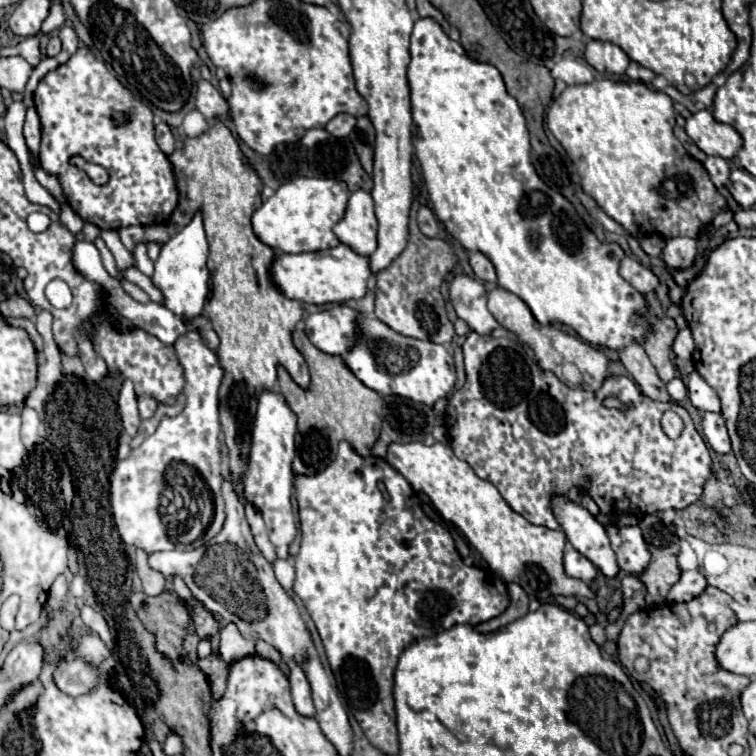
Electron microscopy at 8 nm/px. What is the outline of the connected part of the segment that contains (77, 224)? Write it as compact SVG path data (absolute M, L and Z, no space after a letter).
M60 205L60 221L72 231L72 233L78 233L78 231L82 231L82 225L84 225L84 221L72 211L72 207L70 205Z

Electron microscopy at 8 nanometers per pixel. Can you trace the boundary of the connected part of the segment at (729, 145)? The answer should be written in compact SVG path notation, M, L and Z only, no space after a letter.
M702 109L686 119L686 133L706 153L722 159L732 159L742 147L742 137L732 125L718 123L708 109Z

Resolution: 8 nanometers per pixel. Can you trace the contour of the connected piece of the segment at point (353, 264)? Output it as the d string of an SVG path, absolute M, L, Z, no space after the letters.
M336 245L332 249L314 253L276 253L270 265L270 277L276 289L288 299L302 303L342 303L348 299L360 299L366 293L366 279L372 275L368 267L368 257L356 255L348 245Z

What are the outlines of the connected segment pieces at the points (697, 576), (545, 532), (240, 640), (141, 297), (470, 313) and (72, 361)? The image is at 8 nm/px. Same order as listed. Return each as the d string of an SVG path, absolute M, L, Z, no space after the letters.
M694 569L694 571L684 571L684 573L680 575L680 581L670 589L668 601L670 601L670 603L690 601L690 599L698 597L706 587L708 587L706 577L704 577L698 569Z
M392 443L388 447L388 457L386 461L398 469L408 483L416 491L424 491L437 512L444 517L444 521L456 525L468 539L468 543L486 559L490 569L504 579L506 583L518 583L532 599L544 601L548 597L558 597L558 595L574 595L574 597L588 597L594 599L594 591L588 587L588 583L580 579L572 579L566 575L564 565L562 565L562 551L566 547L566 537L564 531L552 531L548 527L538 527L528 523L520 513L516 513L500 495L500 491L486 479L480 479L472 467L458 459L448 443L434 443L432 447L424 443Z
M228 623L220 629L220 643L218 643L218 655L226 663L234 663L238 659L254 655L254 641L244 639L234 623Z
M122 279L122 287L124 287L124 291L126 291L132 299L136 299L136 301L140 301L140 303L148 303L148 301L150 301L150 297L148 297L148 295L144 293L144 289L140 289L138 285Z
M456 275L450 283L450 301L456 315L468 323L468 327L480 335L490 335L498 321L486 307L486 289L476 277Z
M62 353L62 365L64 365L64 373L70 377L80 377L84 379L84 367L80 363L78 357L68 357Z

